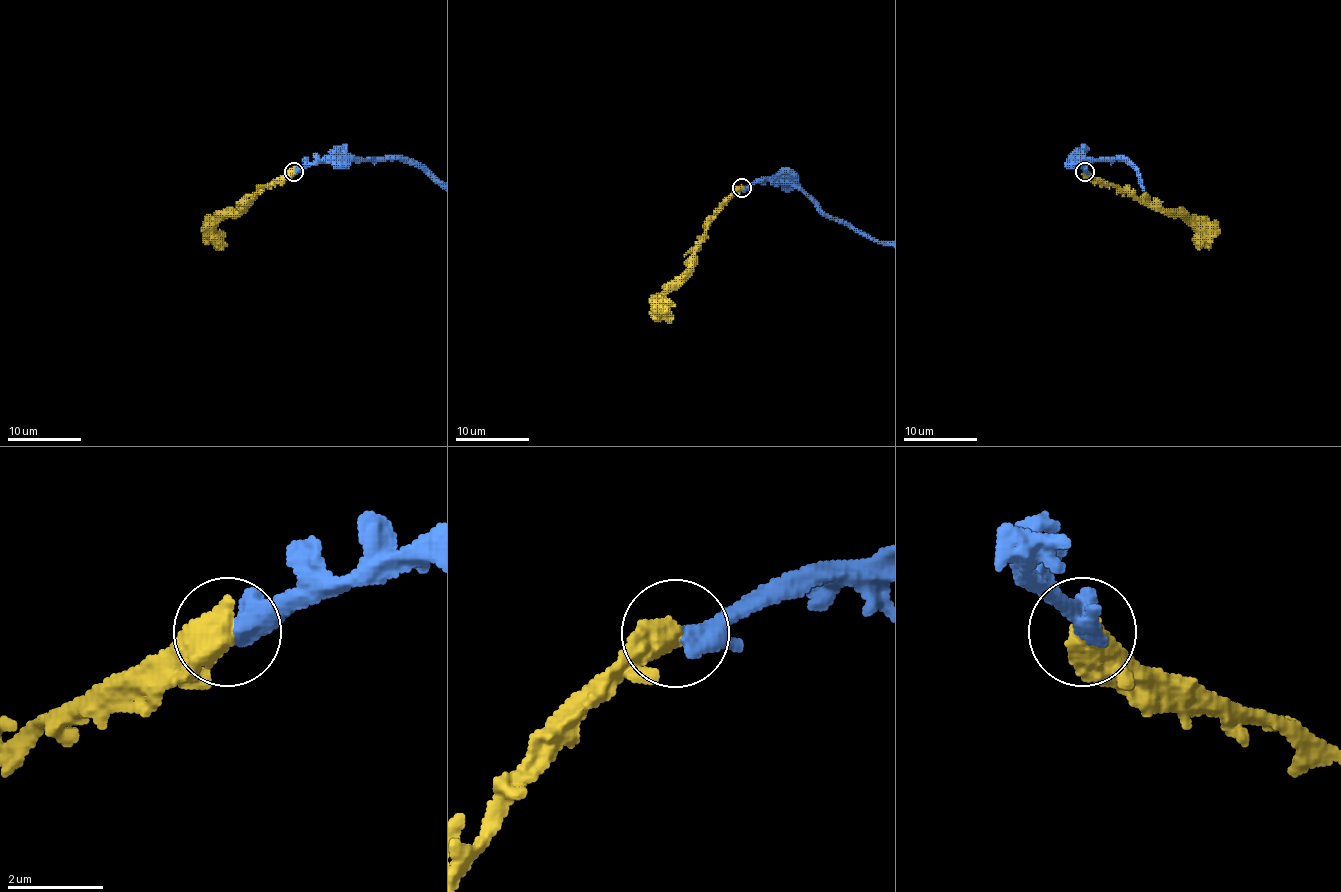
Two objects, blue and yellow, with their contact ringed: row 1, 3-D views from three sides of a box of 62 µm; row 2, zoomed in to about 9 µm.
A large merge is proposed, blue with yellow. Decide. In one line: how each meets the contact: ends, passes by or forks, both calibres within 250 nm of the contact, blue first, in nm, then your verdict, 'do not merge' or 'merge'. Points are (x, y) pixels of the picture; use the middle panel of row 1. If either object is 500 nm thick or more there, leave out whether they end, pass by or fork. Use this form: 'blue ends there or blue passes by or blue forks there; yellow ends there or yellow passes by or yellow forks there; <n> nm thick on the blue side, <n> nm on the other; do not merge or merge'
340 nm thick on the blue side, 650 nm on the other; merge

